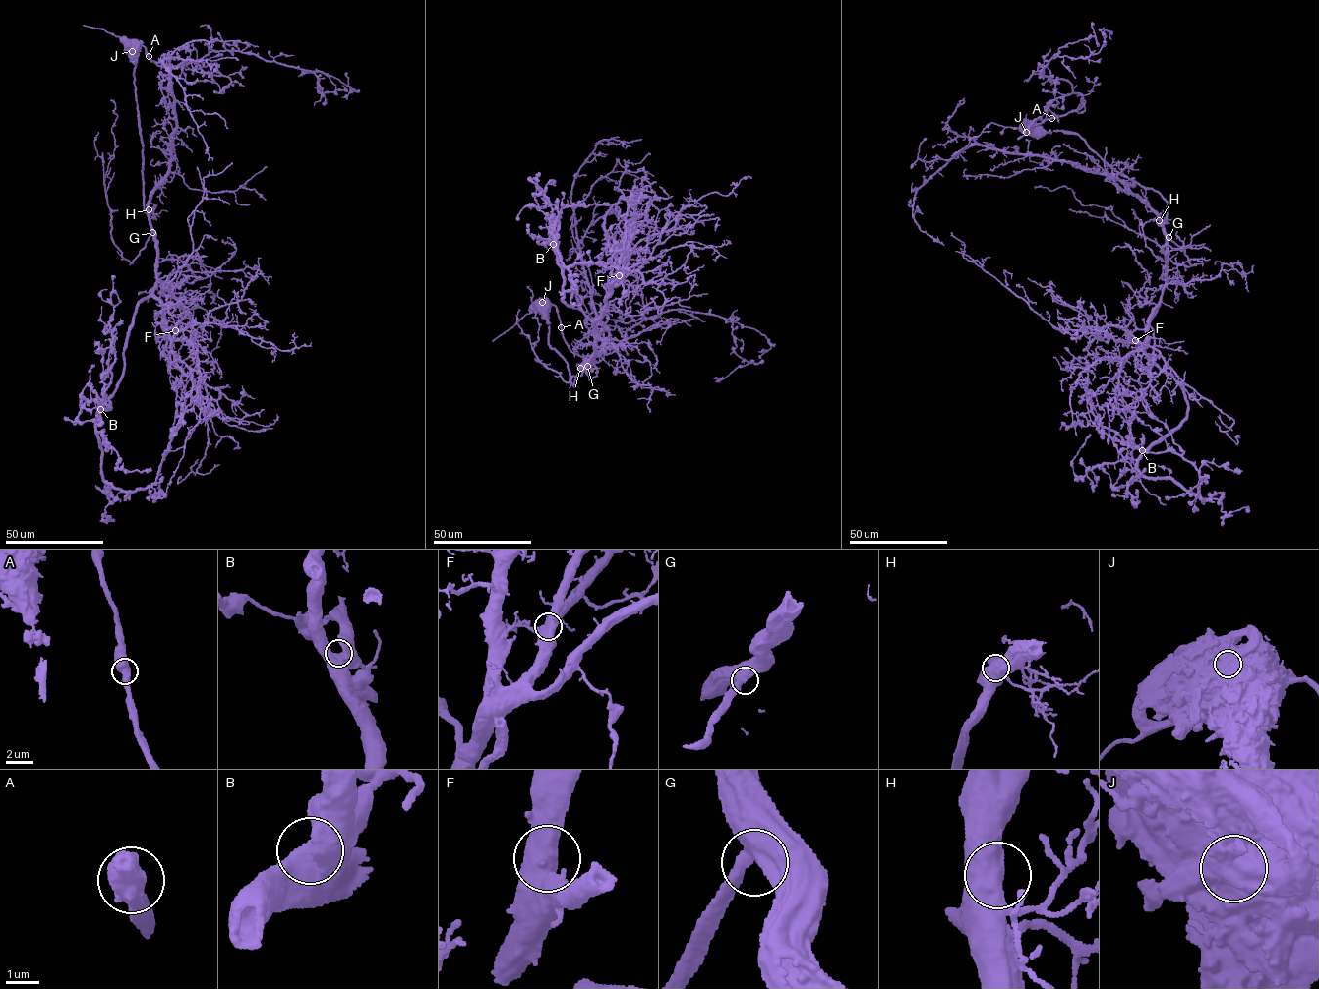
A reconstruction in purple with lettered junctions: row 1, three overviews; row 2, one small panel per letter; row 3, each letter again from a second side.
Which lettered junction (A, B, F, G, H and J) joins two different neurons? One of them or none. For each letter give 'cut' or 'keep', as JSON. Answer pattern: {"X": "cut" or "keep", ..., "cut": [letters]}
{"A": "keep", "B": "keep", "F": "keep", "G": "keep", "H": "keep", "J": "cut", "cut": ["J"]}

